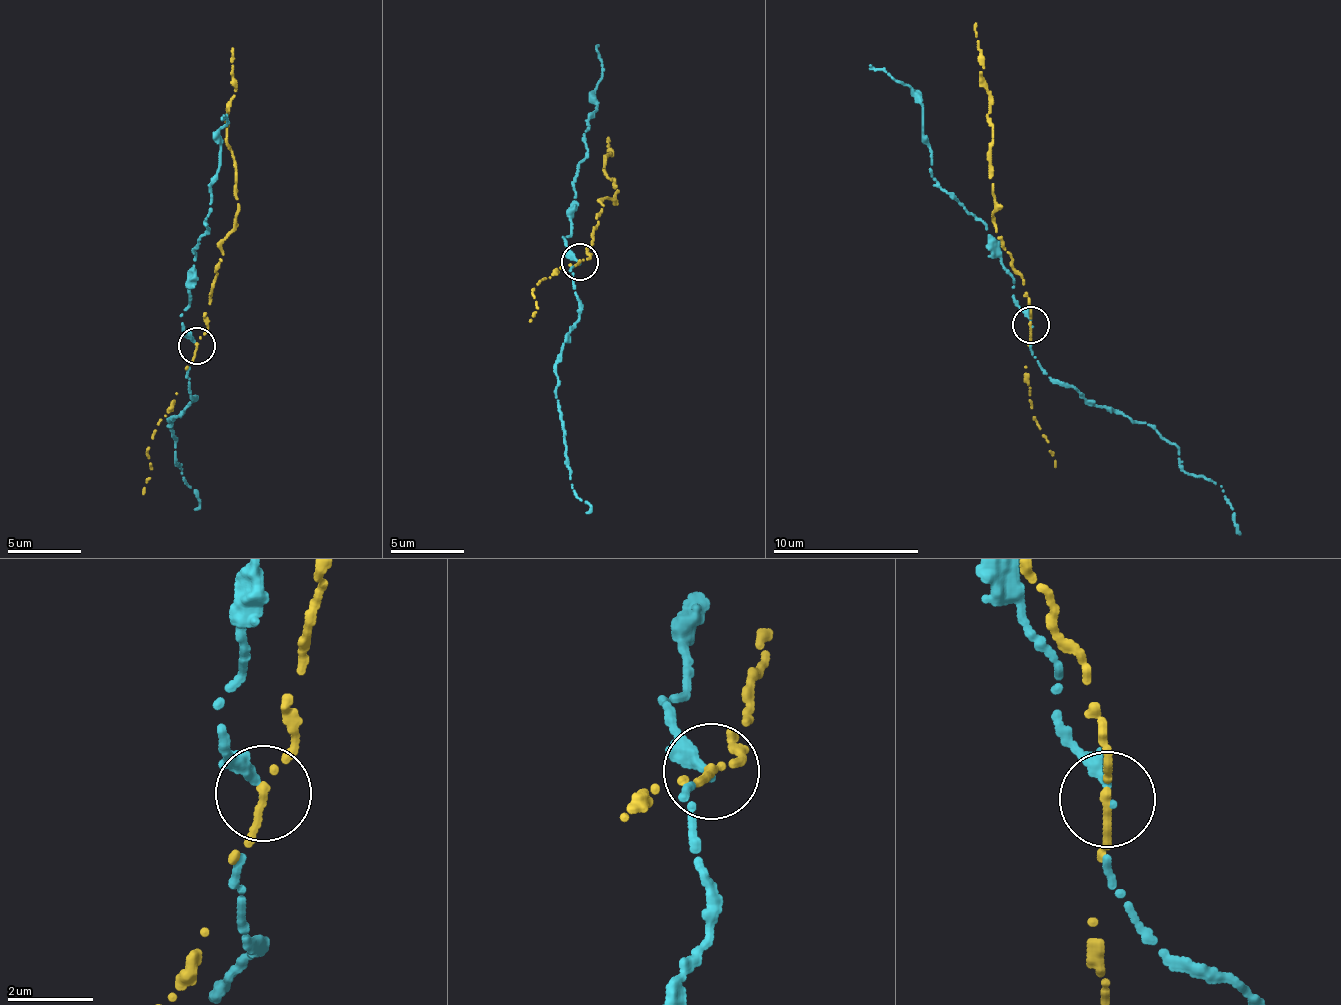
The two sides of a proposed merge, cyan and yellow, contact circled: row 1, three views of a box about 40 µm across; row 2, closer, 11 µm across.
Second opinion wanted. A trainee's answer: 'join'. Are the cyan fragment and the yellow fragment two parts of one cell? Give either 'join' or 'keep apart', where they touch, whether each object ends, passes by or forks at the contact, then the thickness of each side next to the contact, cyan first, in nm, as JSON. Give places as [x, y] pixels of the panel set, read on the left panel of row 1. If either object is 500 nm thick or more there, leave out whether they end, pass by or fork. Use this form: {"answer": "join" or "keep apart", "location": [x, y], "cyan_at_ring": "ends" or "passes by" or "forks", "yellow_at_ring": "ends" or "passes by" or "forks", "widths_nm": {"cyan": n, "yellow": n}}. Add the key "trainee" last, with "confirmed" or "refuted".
{"answer": "keep apart", "location": [196, 346], "cyan_at_ring": "passes by", "yellow_at_ring": "ends", "widths_nm": {"cyan": 160, "yellow": 200}, "trainee": "refuted"}

